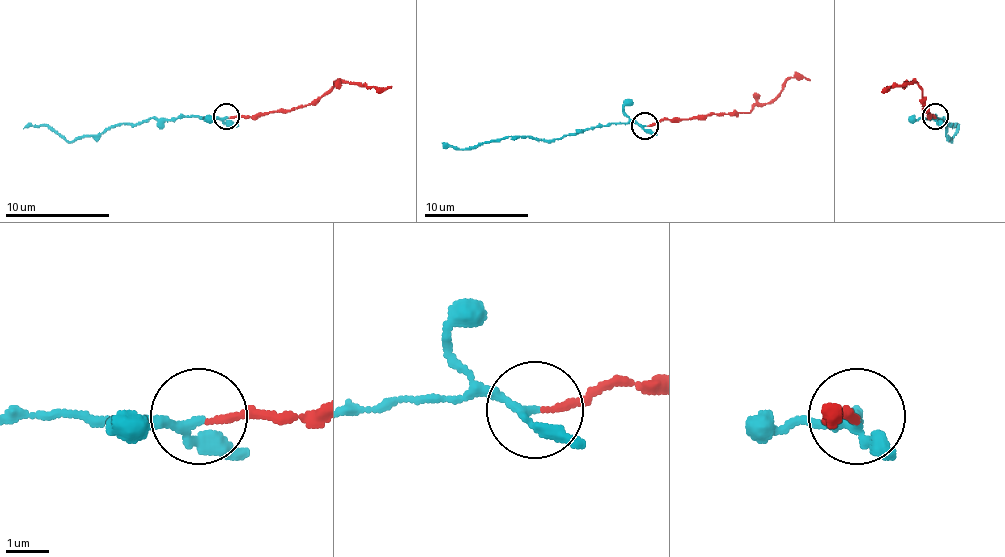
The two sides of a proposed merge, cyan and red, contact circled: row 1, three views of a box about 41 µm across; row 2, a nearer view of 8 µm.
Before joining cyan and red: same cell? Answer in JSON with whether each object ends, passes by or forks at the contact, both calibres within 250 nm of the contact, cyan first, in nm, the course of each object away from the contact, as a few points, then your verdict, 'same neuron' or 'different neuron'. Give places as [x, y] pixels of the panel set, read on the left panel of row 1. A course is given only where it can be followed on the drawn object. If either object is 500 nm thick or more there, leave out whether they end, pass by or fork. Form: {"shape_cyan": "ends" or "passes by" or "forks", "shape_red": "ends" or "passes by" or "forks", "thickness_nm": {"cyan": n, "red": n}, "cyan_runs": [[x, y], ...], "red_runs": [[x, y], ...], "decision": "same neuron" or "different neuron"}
{"shape_cyan": "passes by", "shape_red": "ends", "thickness_nm": {"cyan": 160, "red": 140}, "cyan_runs": [[225, 116], [149, 118], [142, 124], [118, 124], [94, 137], [71, 142], [45, 126], [24, 129]], "red_runs": [[228, 118], [314, 105], [338, 82], [390, 87]], "decision": "same neuron"}

